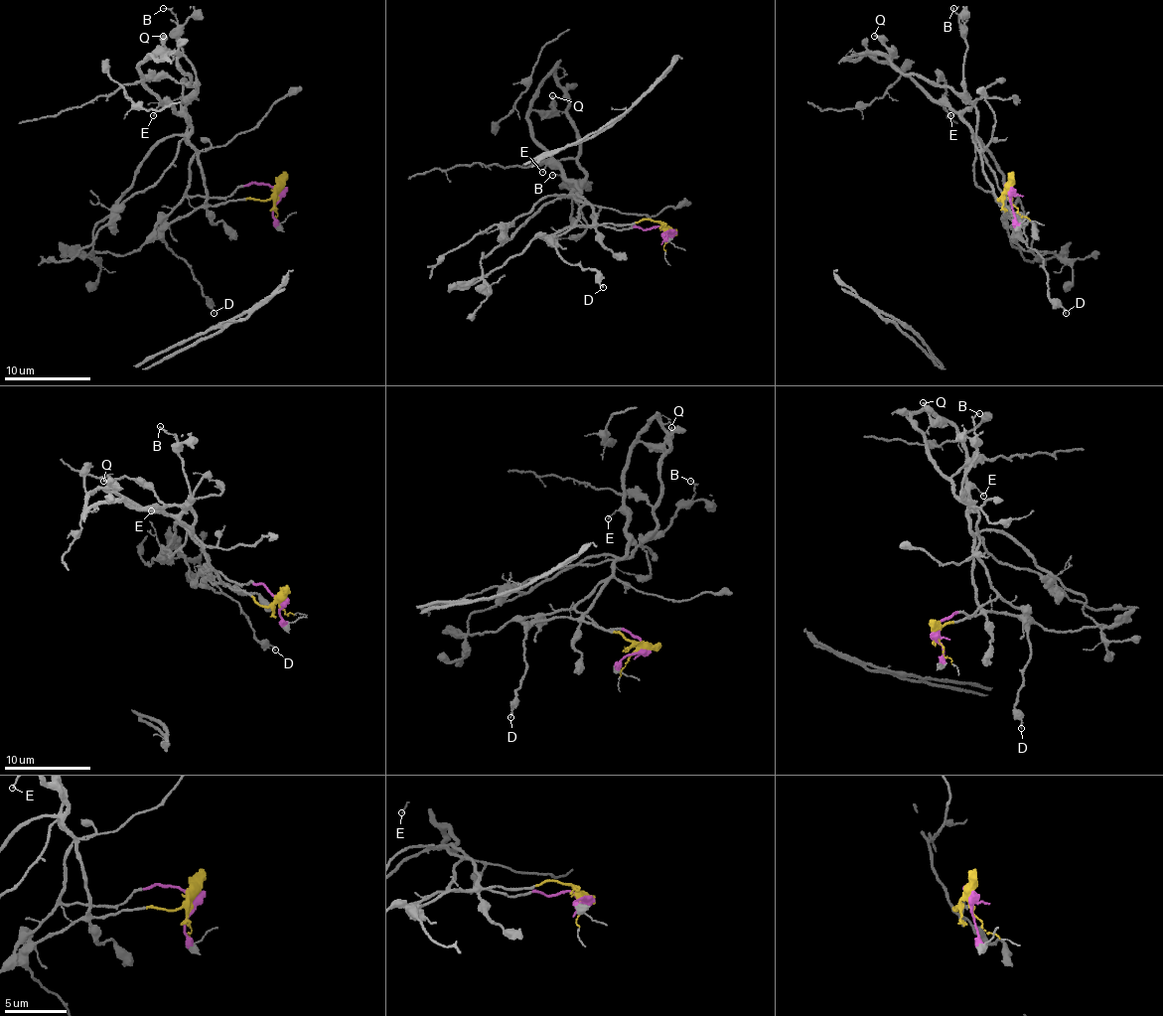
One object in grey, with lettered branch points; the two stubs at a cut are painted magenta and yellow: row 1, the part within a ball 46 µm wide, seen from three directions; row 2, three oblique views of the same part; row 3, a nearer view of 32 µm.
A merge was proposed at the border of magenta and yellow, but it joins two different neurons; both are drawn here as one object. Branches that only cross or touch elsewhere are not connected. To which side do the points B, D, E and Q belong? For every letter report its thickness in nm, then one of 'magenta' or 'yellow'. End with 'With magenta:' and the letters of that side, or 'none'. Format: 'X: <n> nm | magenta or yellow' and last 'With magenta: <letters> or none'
B: 100 nm | magenta
D: 120 nm | yellow
E: 90 nm | yellow
Q: 300 nm | yellow
With magenta: B

